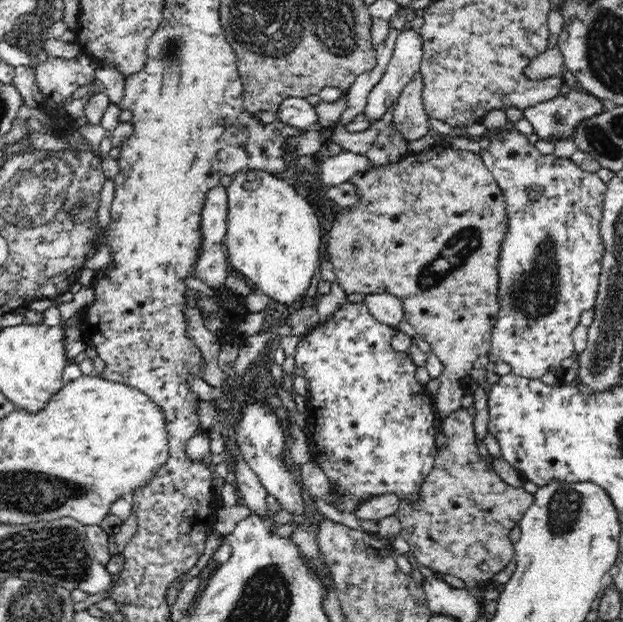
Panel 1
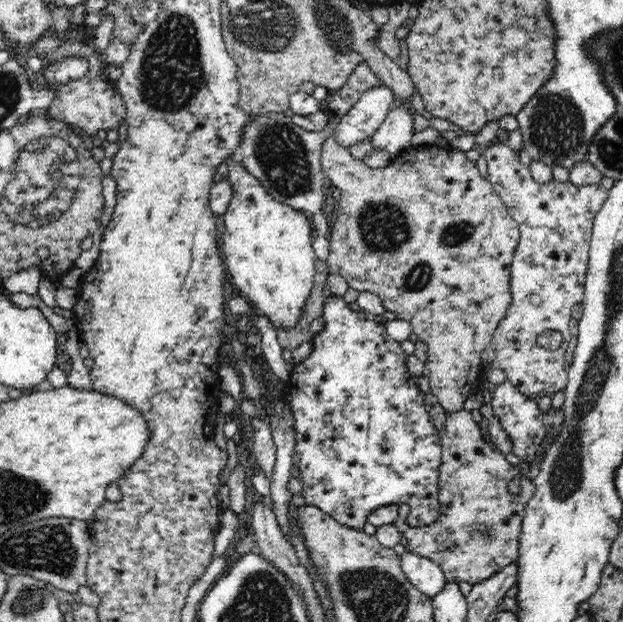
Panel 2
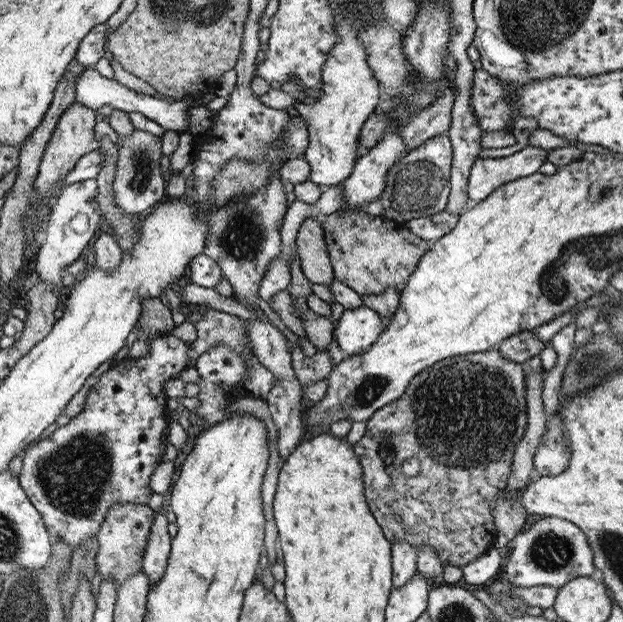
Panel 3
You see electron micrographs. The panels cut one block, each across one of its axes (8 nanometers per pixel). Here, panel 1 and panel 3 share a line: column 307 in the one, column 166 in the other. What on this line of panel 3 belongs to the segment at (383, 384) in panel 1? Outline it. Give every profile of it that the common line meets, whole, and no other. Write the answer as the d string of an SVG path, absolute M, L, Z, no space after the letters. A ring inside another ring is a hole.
M170 333L147 341L149 345L145 356L114 362L89 390L81 412L69 420L62 420L60 428L45 440L33 443L24 450L18 484L41 515L48 534L67 543L71 550L82 544L85 538L96 536L111 503L119 501L145 505L149 501L149 477L160 463L162 442L167 441L166 395L163 385L166 380L175 378L175 374L185 369L188 343L181 342Z

